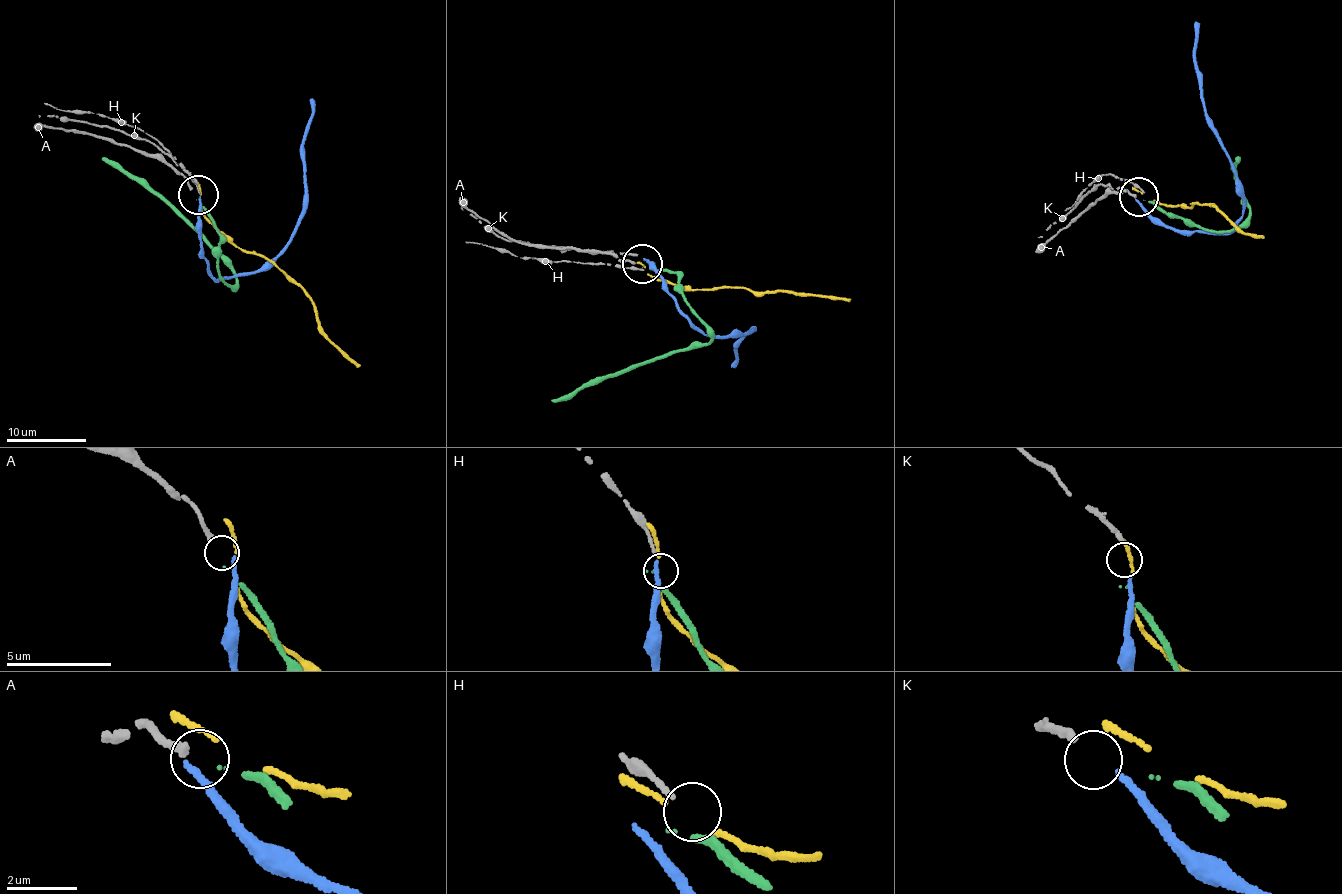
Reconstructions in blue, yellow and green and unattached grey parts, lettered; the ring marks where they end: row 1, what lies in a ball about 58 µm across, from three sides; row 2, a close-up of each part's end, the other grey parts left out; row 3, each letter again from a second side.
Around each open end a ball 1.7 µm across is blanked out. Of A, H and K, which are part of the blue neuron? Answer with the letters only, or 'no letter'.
no letter

